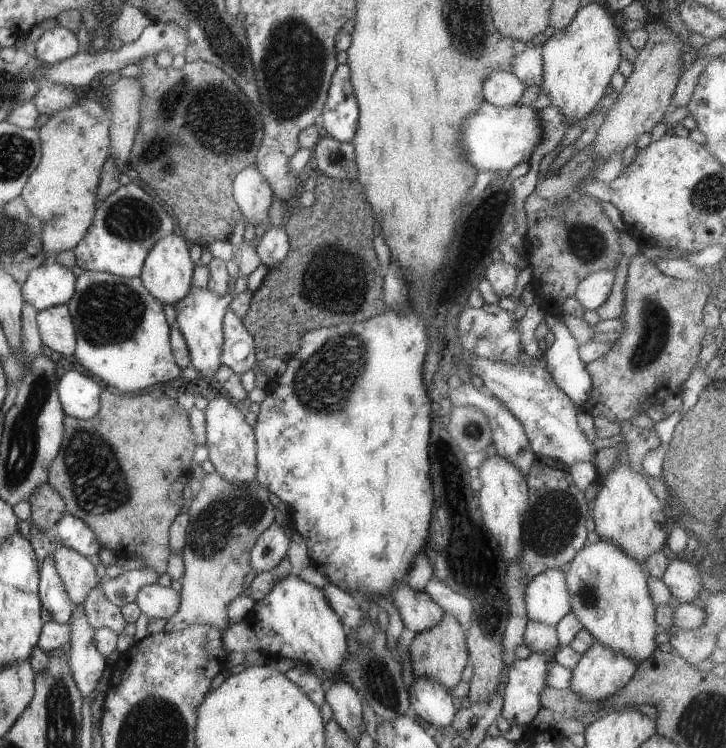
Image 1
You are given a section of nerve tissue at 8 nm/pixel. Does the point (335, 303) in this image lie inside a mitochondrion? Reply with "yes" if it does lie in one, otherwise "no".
yes

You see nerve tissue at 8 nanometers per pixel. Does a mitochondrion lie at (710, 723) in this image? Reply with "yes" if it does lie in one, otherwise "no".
yes

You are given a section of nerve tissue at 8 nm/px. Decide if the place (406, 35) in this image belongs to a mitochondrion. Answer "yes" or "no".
no

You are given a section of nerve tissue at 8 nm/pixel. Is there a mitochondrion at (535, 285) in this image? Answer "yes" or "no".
no

